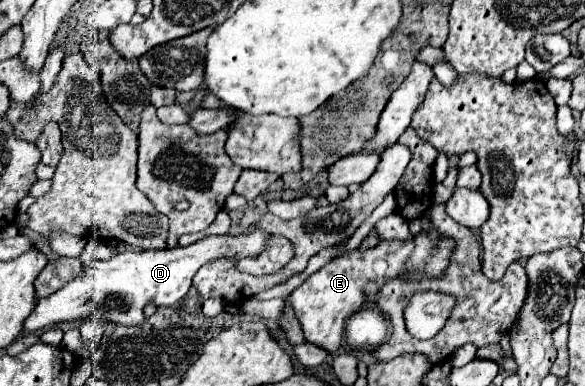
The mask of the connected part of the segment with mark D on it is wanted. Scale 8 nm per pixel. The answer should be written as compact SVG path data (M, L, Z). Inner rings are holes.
M252 231L238 237L204 237L194 245L188 247L174 247L174 249L162 249L162 251L120 251L118 255L100 261L92 259L88 265L82 265L82 271L76 279L72 279L68 285L64 285L60 291L52 293L50 297L40 299L28 319L24 321L24 331L36 331L46 329L62 321L74 321L74 319L90 319L98 315L104 321L112 321L118 325L138 325L144 321L144 305L148 301L154 301L154 305L174 305L180 301L190 285L196 271L214 259L220 257L254 257L258 255L266 241L268 233Z

